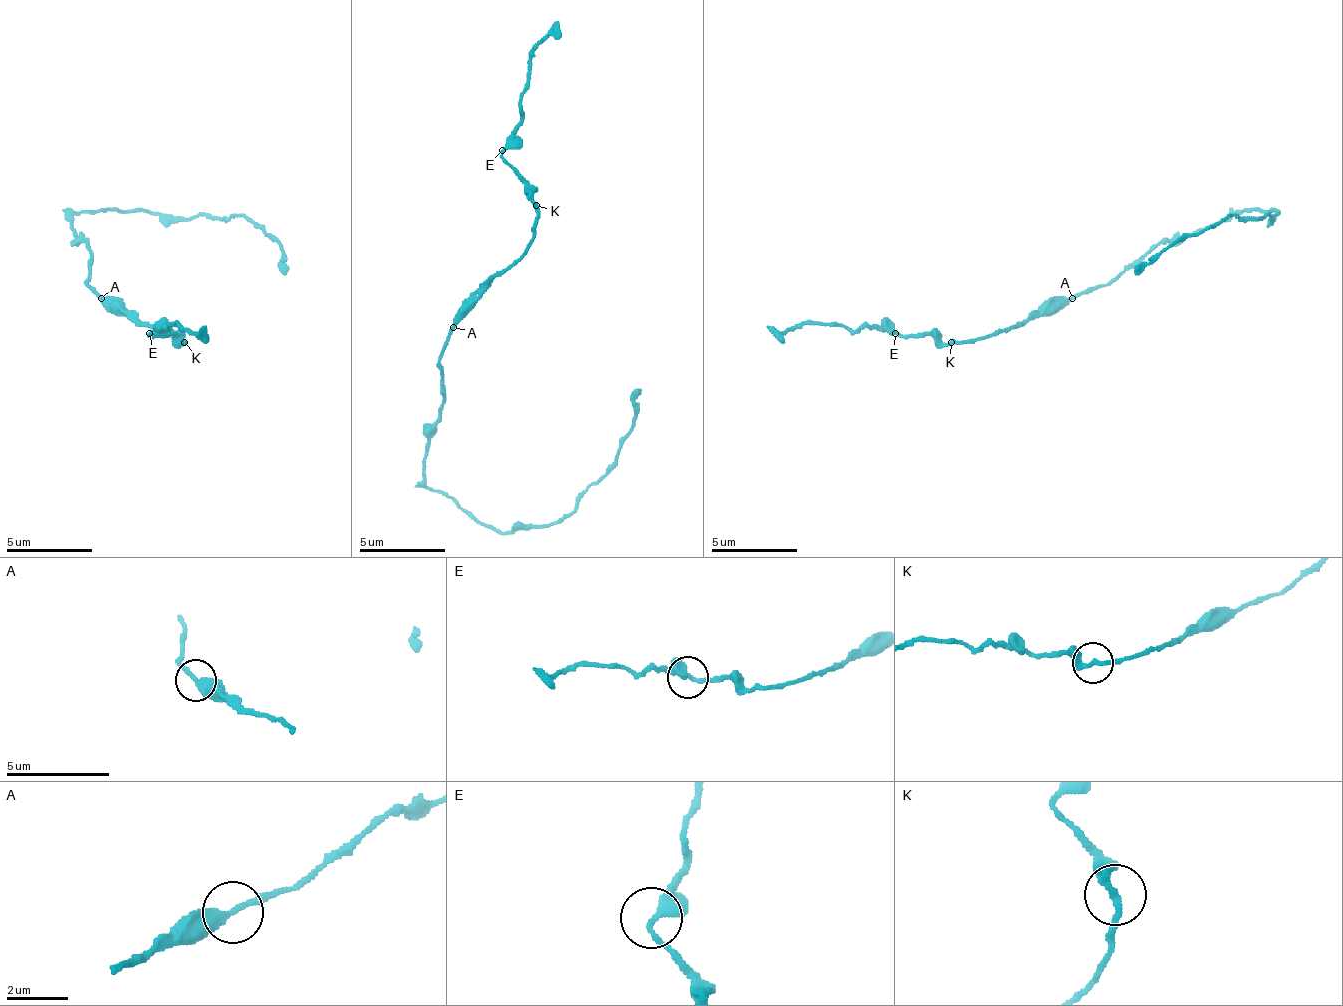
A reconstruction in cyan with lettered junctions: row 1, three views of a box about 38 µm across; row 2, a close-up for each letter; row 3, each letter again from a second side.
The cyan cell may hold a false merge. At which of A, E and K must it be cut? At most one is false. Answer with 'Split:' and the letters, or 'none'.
Split: A

